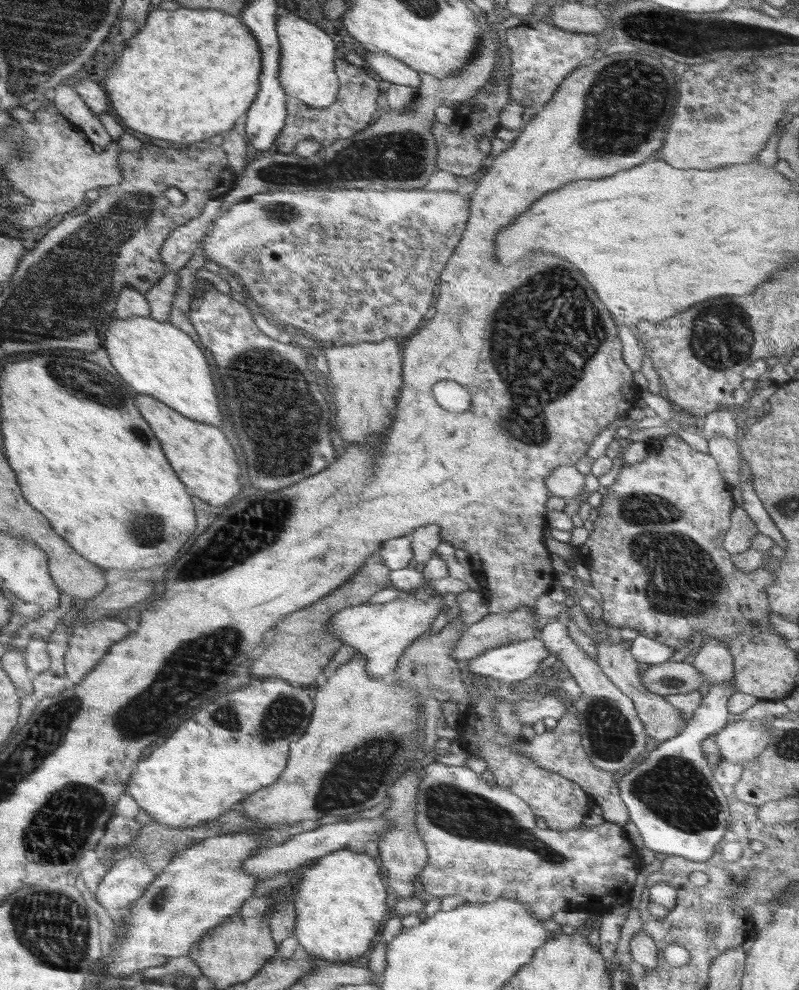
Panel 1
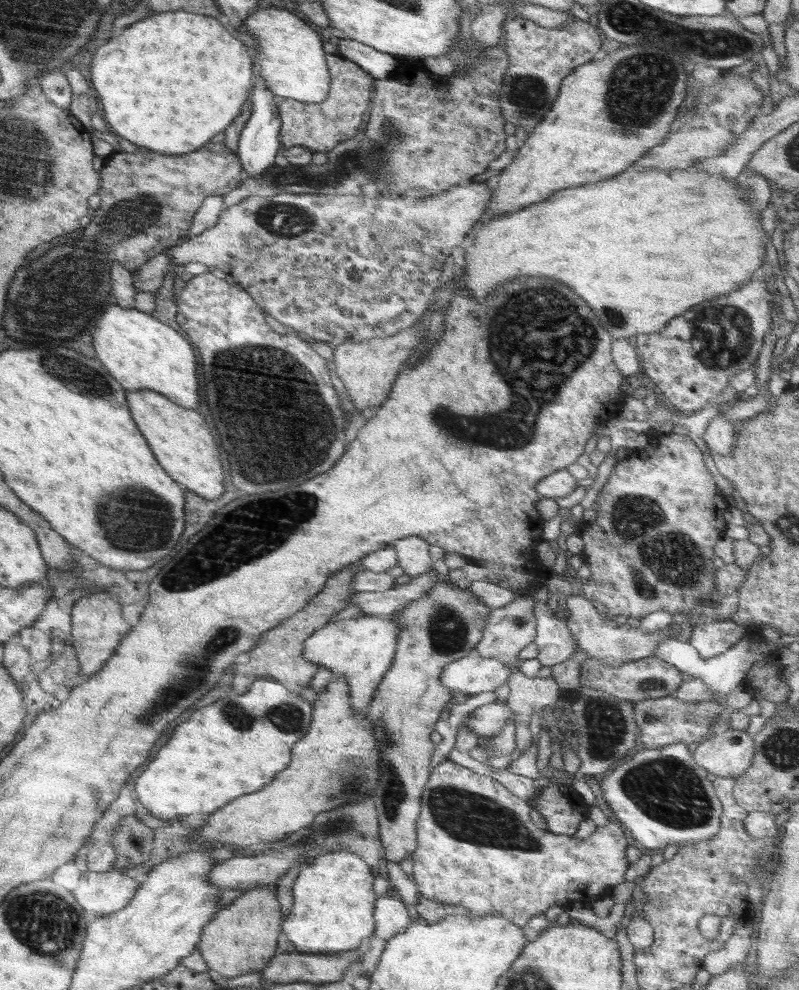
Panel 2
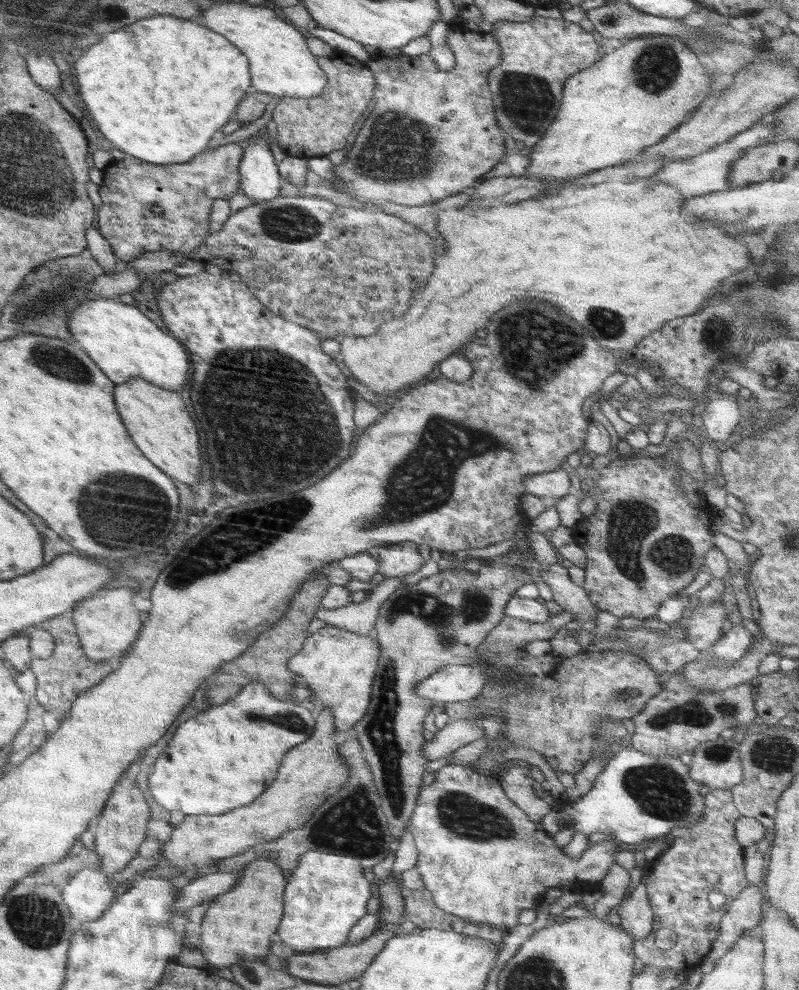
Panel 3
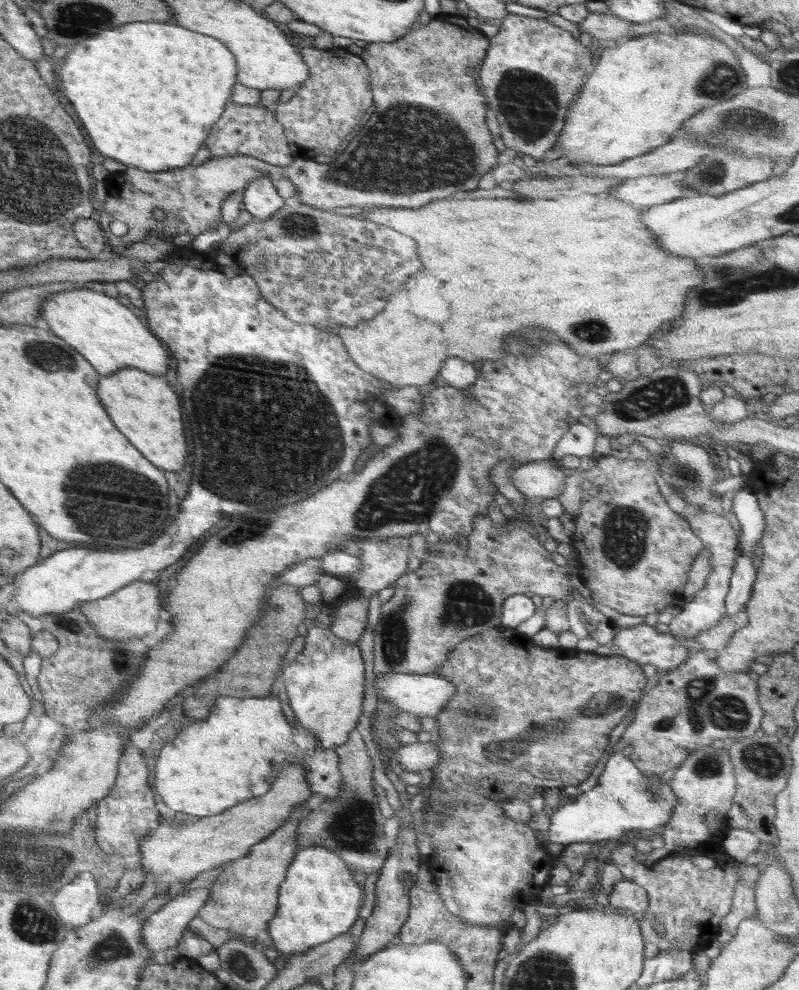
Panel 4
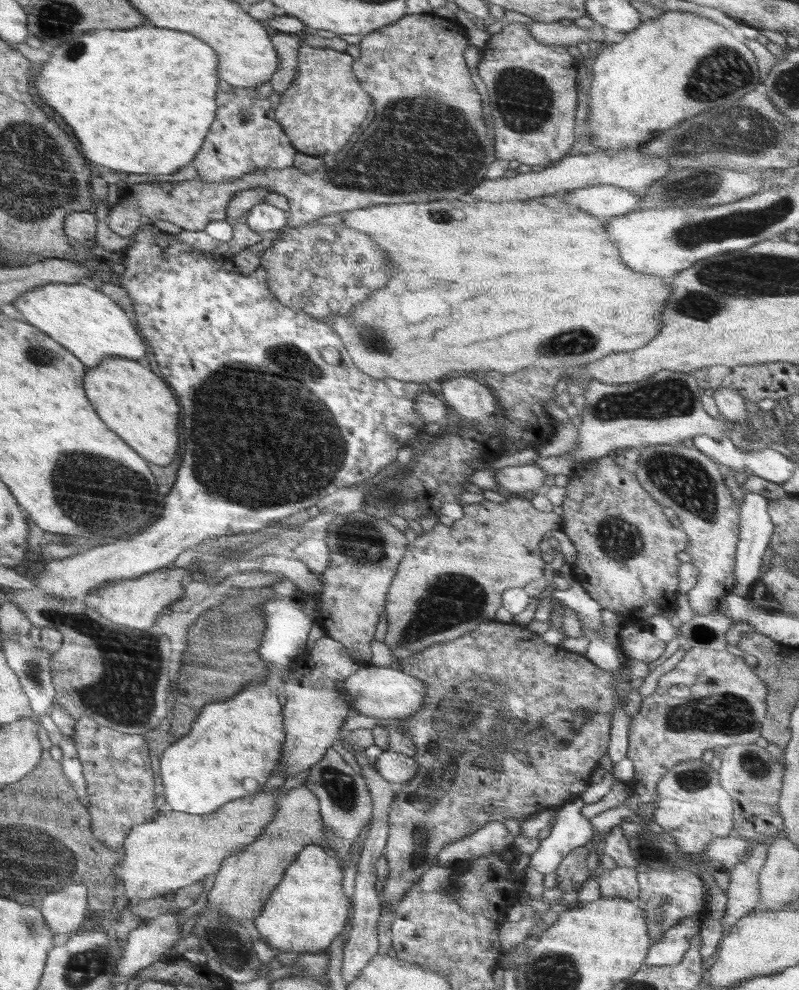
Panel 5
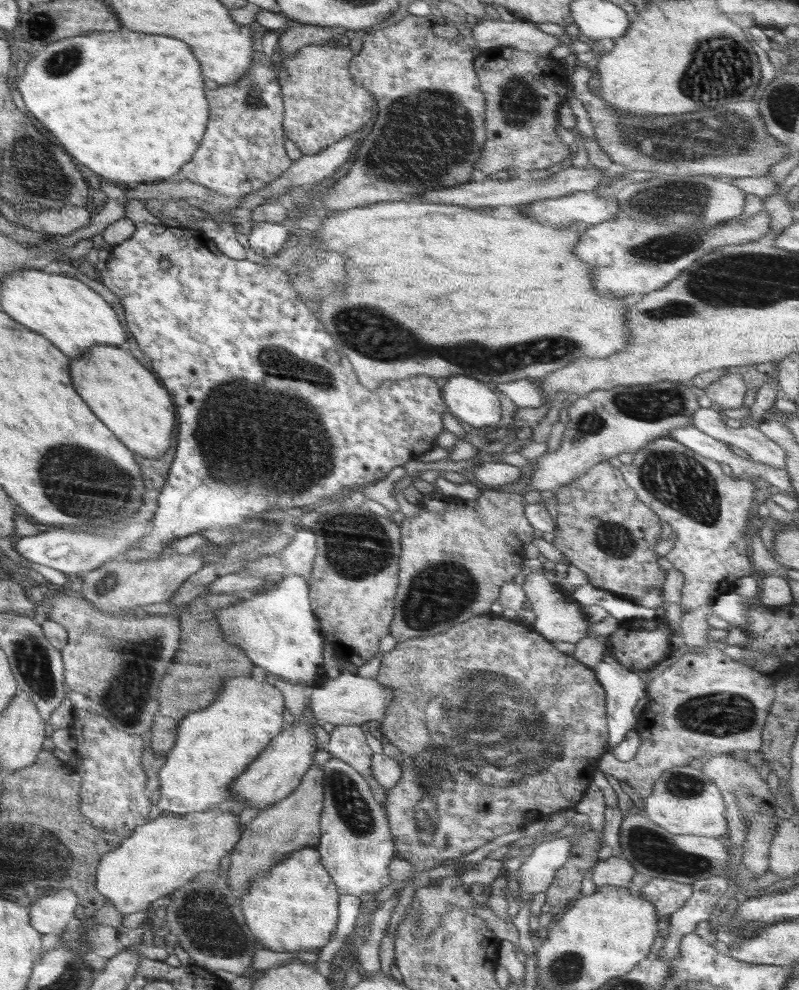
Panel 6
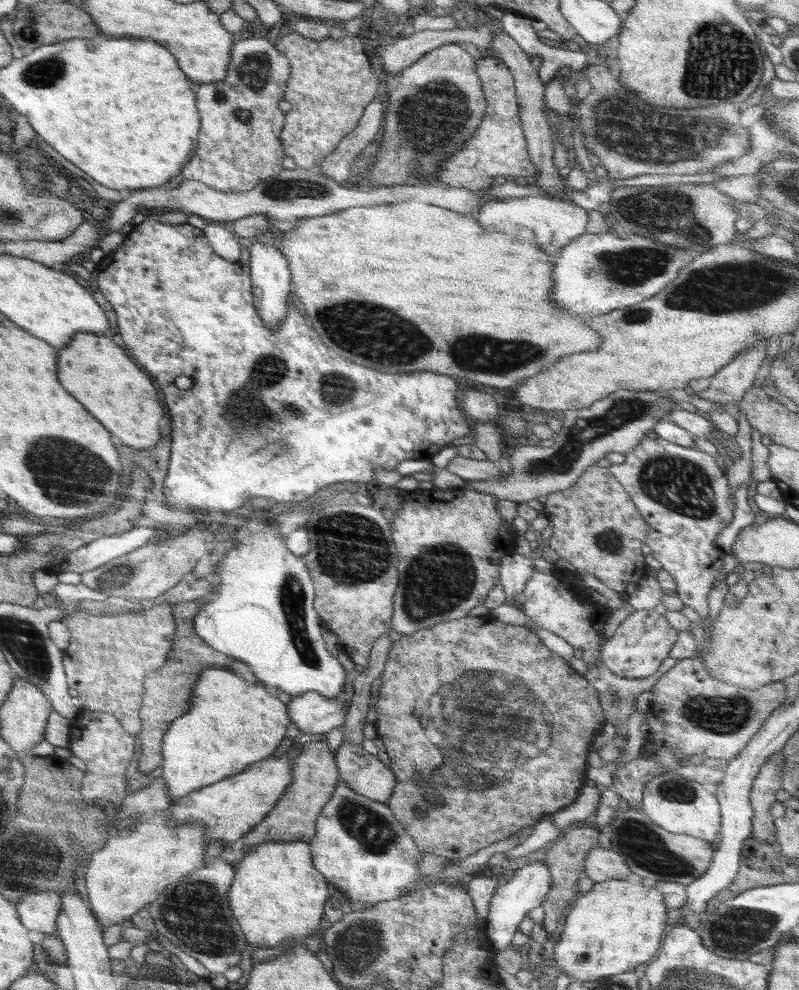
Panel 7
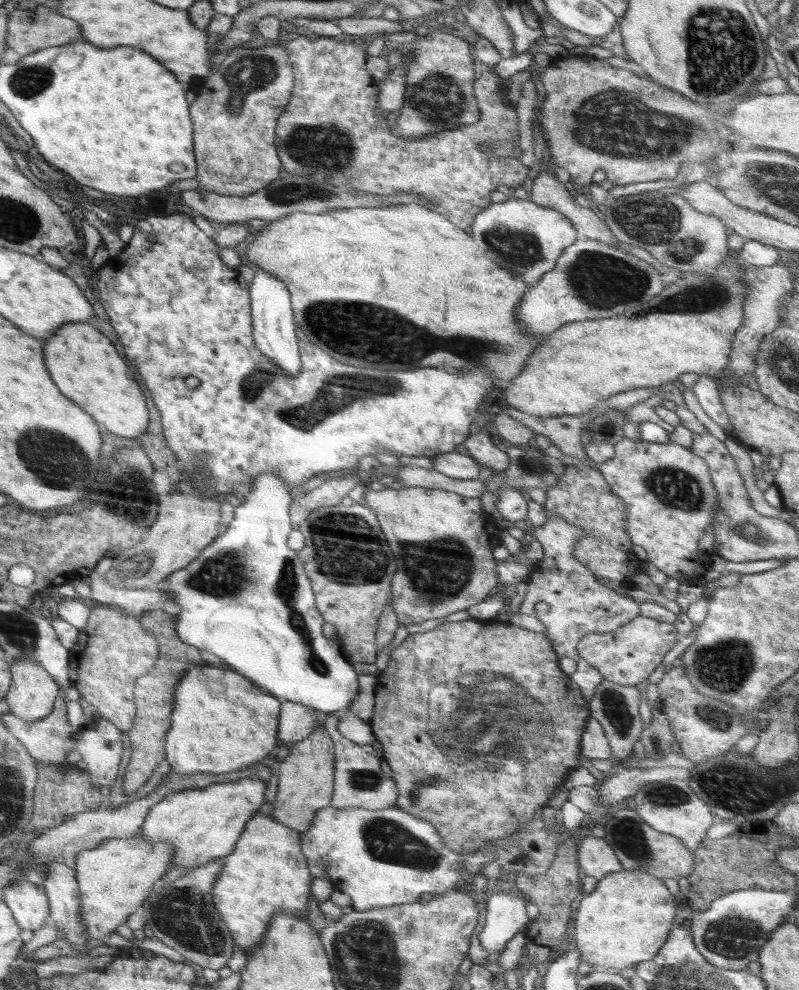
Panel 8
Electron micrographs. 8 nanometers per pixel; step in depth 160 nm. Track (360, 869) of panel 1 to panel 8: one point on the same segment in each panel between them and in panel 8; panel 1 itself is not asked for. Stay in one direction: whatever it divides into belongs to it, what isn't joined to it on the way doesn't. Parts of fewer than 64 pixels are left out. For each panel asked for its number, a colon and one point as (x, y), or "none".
2: (333, 907)
3: (326, 894)
4: (319, 899)
5: (307, 910)
6: (294, 907)
7: (277, 895)
8: (267, 873)

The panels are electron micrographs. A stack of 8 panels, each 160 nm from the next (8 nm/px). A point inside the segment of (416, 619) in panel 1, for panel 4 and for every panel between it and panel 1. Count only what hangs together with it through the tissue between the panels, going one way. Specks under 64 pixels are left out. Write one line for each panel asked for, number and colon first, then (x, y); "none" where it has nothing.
2: (361, 649)
3: (337, 666)
4: (325, 683)

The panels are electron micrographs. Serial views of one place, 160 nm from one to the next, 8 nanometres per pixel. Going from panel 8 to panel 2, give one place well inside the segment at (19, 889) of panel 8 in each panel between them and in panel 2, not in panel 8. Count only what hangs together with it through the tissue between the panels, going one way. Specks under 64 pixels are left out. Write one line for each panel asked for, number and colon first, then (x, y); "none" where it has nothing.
2: (99, 893)
3: (88, 895)
4: (74, 902)
5: (64, 910)
6: (51, 914)
7: (38, 910)

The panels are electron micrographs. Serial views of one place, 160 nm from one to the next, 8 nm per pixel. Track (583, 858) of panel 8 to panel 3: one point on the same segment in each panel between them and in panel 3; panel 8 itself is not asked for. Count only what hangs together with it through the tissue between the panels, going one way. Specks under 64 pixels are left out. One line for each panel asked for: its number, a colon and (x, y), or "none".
3: (636, 915)
4: (625, 895)
5: (621, 882)
6: (613, 871)
7: (601, 864)

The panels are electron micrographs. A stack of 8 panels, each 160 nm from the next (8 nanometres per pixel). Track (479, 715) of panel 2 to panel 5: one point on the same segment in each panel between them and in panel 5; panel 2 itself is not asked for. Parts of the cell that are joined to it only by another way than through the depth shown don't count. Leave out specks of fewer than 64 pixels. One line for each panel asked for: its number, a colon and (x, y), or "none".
3: (454, 735)
4: (419, 757)
5: (394, 767)

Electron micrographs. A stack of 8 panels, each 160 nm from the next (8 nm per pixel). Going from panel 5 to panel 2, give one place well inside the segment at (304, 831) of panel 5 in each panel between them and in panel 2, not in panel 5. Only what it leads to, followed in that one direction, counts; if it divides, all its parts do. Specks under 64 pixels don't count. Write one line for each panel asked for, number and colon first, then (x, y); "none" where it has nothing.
2: (242, 938)
3: (238, 924)
4: (244, 897)

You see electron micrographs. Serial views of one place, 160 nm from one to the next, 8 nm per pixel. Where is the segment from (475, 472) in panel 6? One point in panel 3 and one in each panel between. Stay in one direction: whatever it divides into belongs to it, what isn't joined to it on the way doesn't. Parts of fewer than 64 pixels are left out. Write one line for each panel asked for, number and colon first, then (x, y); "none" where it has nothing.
3: (556, 484)
4: (544, 479)
5: (521, 478)

